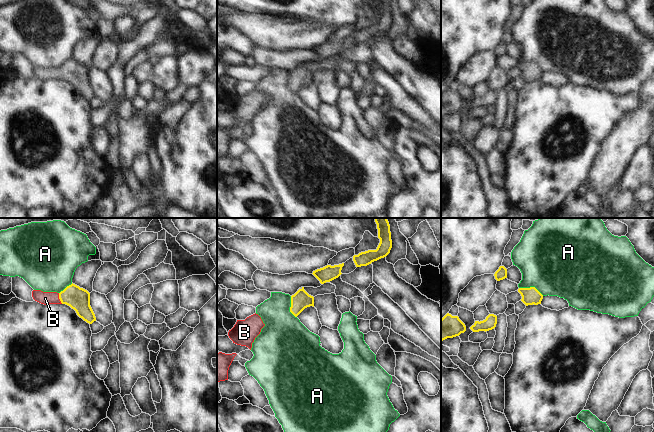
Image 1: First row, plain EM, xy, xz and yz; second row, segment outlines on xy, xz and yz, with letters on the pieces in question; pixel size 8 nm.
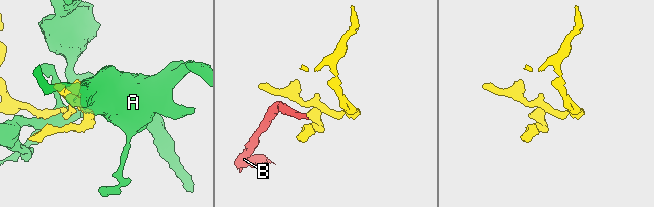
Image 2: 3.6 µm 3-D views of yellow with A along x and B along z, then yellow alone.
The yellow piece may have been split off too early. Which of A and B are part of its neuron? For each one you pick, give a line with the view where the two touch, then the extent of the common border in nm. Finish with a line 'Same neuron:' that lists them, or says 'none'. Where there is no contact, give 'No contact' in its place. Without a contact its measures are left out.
B: Touches yellow in xy. Shared border 90 nm
Same neuron: B.

